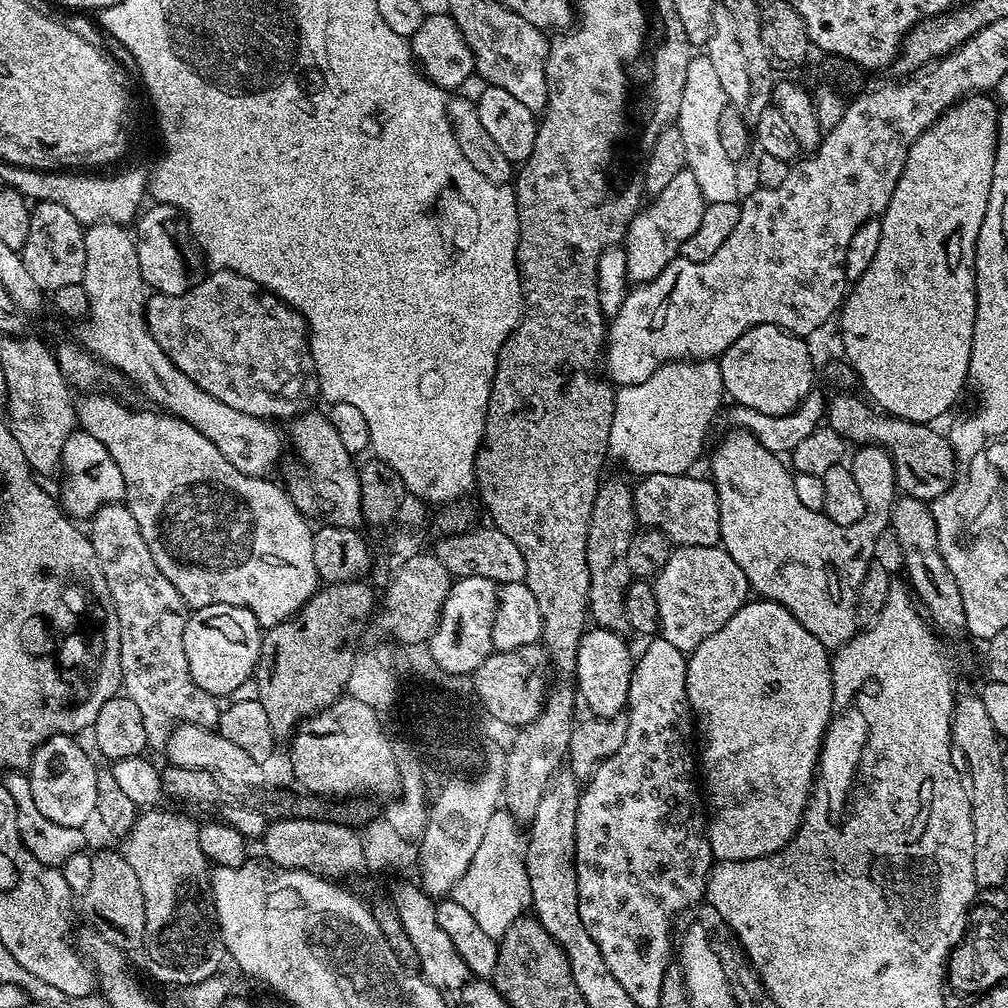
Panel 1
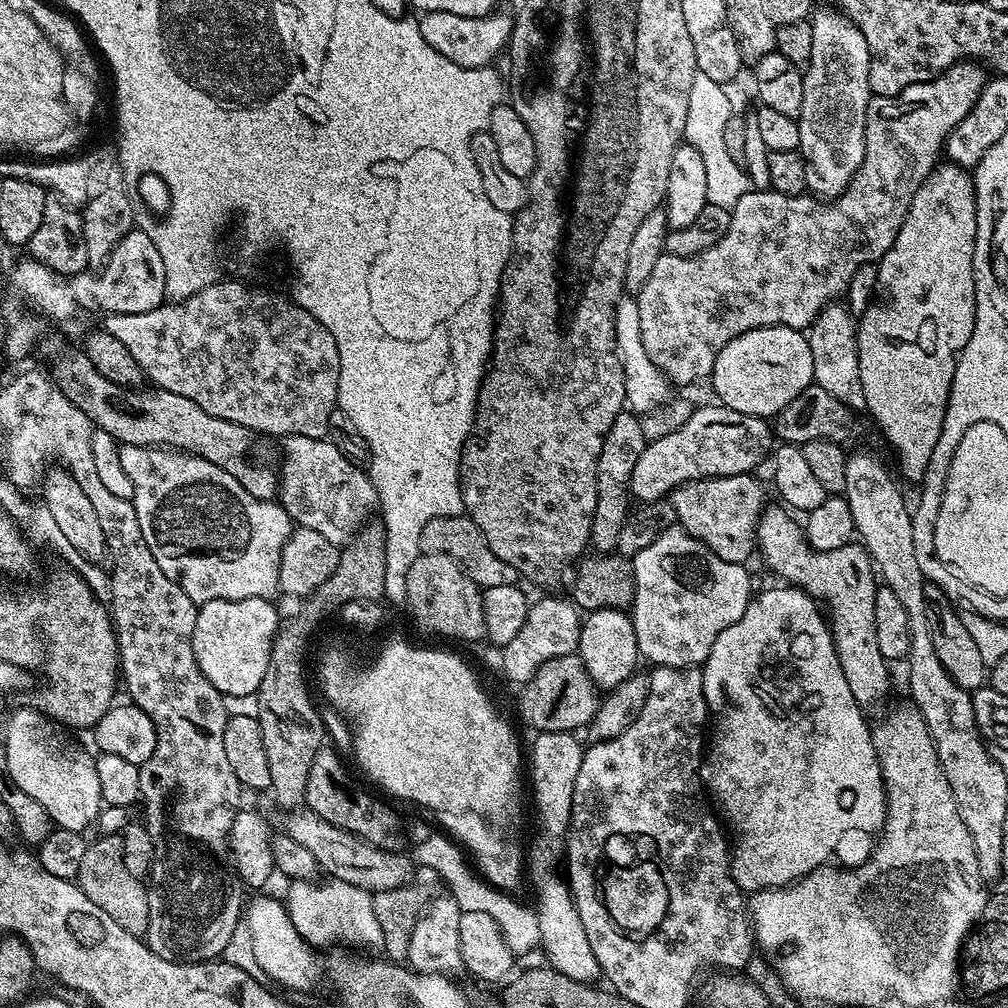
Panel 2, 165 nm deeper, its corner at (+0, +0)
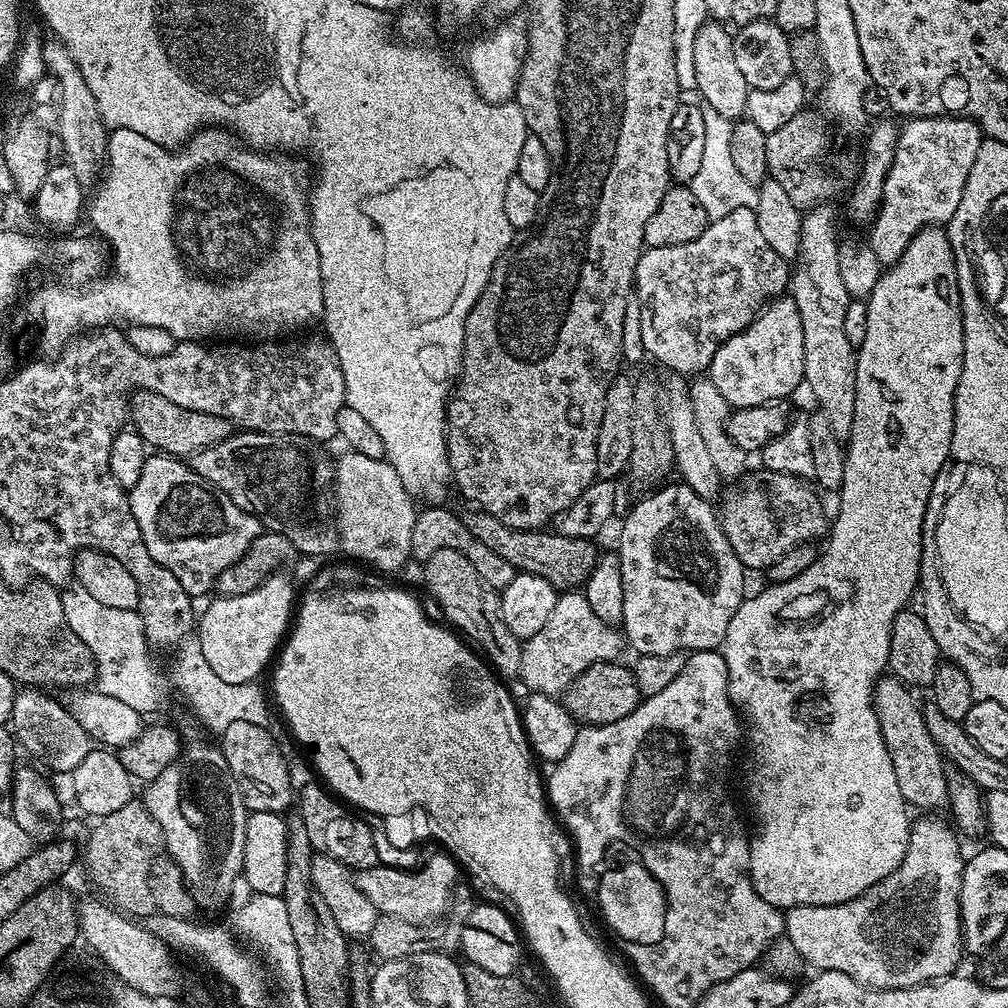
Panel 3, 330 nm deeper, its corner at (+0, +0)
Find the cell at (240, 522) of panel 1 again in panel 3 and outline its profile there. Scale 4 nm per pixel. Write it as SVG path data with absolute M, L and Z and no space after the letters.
M122 430L114 438L114 446L110 446L110 474L114 474L121 486L130 490L128 501L134 522L138 522L138 530L142 530L142 542L146 542L146 550L150 550L154 562L170 570L170 574L182 582L182 590L186 590L189 596L199 598L213 591L218 574L222 574L226 566L234 566L234 562L246 554L248 547L260 536L262 525L224 493L203 483L200 475L193 472L183 459L152 454L148 460L148 455L149 449L135 430Z

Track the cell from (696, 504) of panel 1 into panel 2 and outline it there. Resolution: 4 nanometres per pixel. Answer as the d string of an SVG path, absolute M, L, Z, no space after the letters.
M752 474L742 476L711 476L705 480L691 480L673 488L670 499L674 506L676 524L685 528L691 536L701 540L722 562L734 562L747 565L748 559L754 556L756 546L756 523L760 521L760 514L766 507L764 488L756 481Z

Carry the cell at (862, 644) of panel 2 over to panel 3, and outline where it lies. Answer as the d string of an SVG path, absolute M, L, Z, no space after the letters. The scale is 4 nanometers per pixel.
M891 674L881 676L872 687L872 705L878 714L882 742L886 742L886 750L894 766L894 778L898 778L898 790L902 790L905 804L913 809L924 808L920 810L943 809L948 803L946 756L930 736L921 705L916 704L912 695L913 689Z

